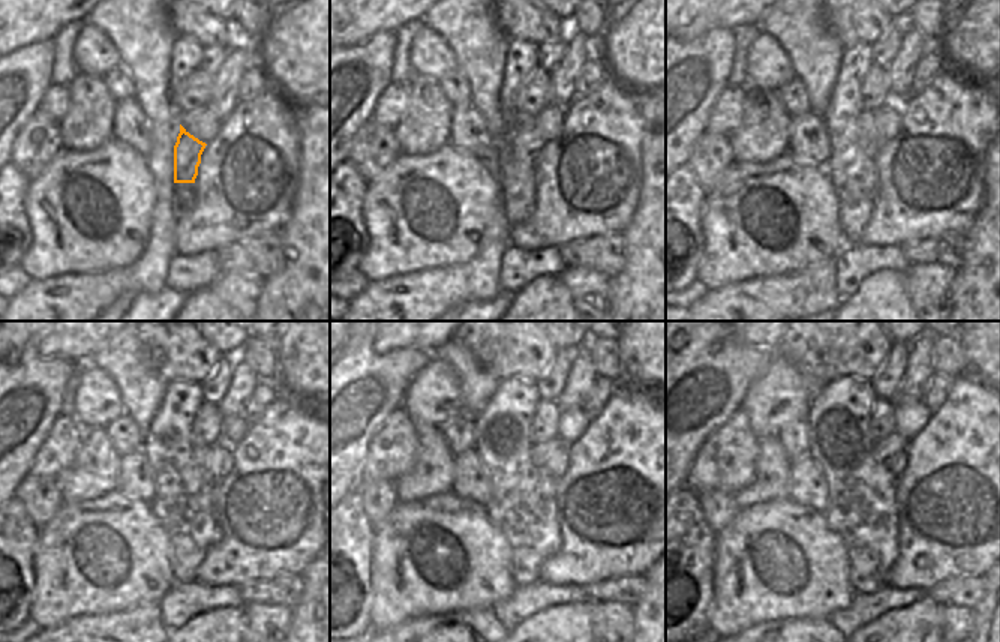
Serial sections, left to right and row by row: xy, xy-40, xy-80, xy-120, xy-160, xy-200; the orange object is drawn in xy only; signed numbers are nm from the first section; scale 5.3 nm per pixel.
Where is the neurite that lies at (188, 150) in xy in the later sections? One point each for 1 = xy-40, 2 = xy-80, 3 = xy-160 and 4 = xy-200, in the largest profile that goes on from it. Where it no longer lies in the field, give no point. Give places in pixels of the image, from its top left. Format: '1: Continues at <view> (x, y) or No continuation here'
1: Continues at xy-40 (526, 141)
2: Continues at xy-80 (868, 128)
3: Continues at xy-160 (540, 453)
4: Continues at xy-200 (894, 443)

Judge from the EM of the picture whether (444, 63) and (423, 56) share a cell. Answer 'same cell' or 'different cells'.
same cell

